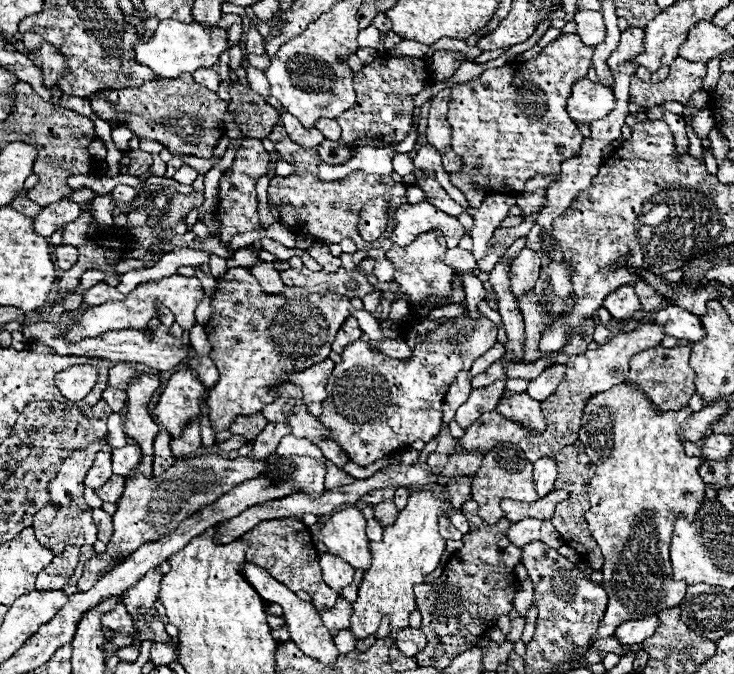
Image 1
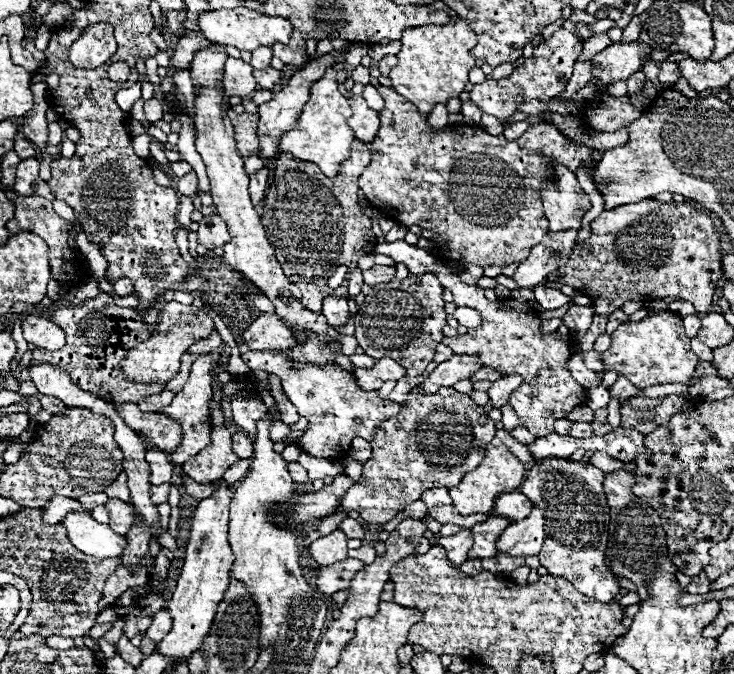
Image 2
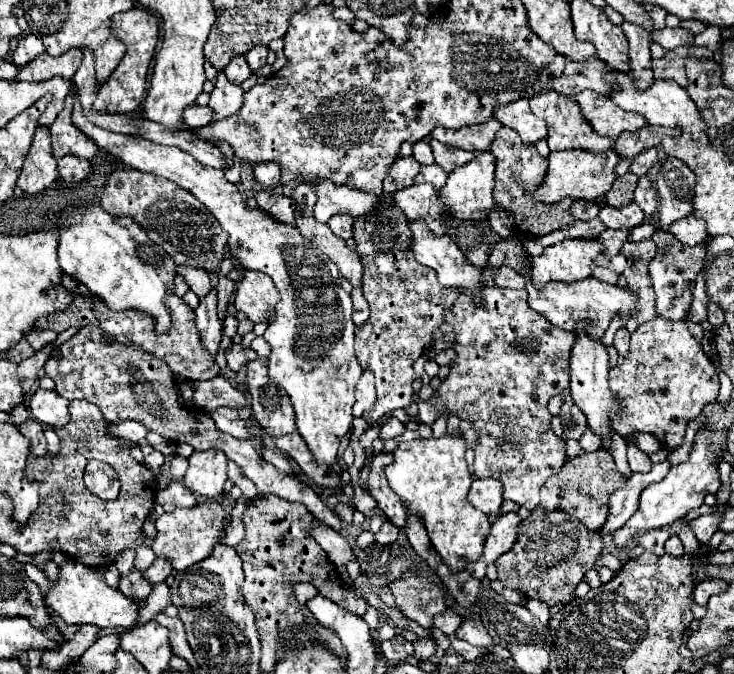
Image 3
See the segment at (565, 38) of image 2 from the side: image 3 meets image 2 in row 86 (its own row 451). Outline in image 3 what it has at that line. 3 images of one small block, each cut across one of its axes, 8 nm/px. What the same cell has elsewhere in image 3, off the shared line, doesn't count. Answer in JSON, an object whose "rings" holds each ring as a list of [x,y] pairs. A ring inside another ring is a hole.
{"rings":[[[484,286],[481,296],[482,306],[476,306],[466,294],[460,294],[458,302],[446,310],[446,322],[456,334],[456,340],[452,342],[456,358],[452,360],[450,374],[446,380],[442,380],[438,392],[426,402],[418,402],[418,420],[428,426],[432,426],[440,414],[470,420],[472,428],[478,432],[474,446],[476,478],[498,478],[504,486],[504,500],[512,500],[528,510],[534,510],[538,506],[538,492],[544,480],[558,474],[566,462],[564,440],[550,432],[552,416],[548,412],[548,400],[564,394],[568,388],[570,350],[576,342],[576,334],[560,330],[544,316],[536,314],[526,304],[524,290]]]}

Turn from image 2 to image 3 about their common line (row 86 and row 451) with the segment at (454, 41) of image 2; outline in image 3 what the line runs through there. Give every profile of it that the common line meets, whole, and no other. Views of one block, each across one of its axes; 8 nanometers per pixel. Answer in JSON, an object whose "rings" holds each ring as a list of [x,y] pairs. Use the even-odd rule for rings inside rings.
{"rings":[[[444,434],[442,438],[428,438],[428,440],[412,440],[412,442],[402,442],[398,444],[398,448],[394,450],[394,462],[390,466],[386,466],[386,480],[388,486],[400,496],[400,500],[422,518],[424,528],[428,532],[430,544],[436,550],[436,554],[442,558],[442,562],[454,572],[462,572],[466,570],[466,560],[476,562],[482,554],[482,546],[484,546],[484,538],[490,530],[490,518],[486,514],[482,514],[480,510],[472,508],[468,502],[468,490],[472,484],[472,474],[468,470],[466,458],[466,440],[464,438],[452,438],[450,434]]]}

